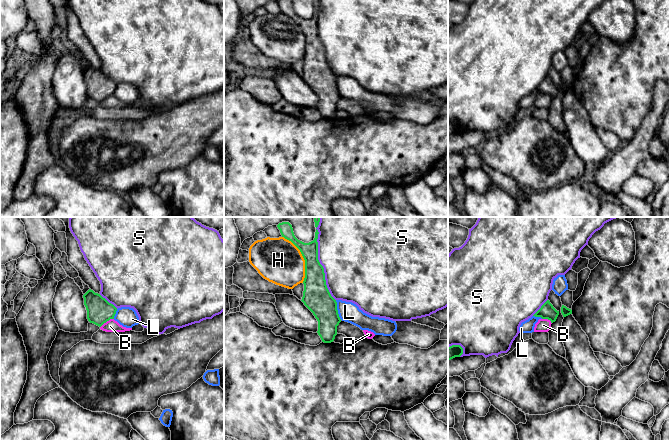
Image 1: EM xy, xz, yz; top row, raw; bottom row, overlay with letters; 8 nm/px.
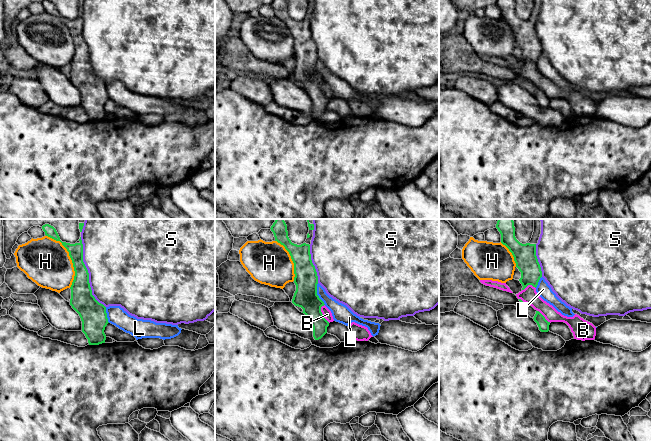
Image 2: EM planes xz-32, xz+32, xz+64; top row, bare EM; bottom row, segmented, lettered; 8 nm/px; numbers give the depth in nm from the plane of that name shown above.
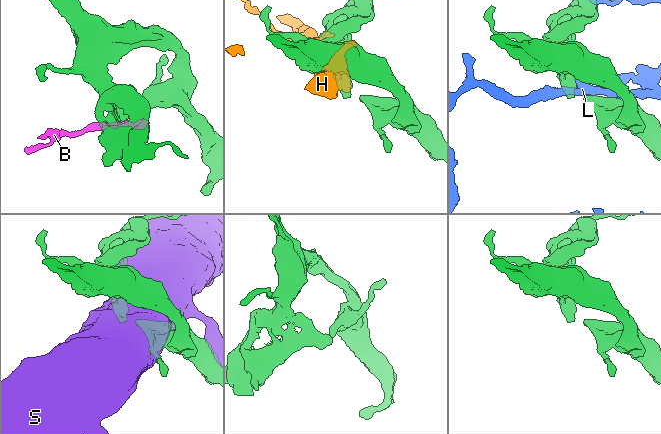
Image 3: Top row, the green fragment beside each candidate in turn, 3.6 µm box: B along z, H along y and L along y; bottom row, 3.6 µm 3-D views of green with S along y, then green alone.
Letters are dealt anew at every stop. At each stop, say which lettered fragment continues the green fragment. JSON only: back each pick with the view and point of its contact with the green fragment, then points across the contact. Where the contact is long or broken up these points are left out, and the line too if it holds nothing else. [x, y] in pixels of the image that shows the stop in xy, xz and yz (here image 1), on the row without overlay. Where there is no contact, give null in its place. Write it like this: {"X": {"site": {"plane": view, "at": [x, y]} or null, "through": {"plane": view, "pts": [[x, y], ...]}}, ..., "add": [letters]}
{"add": []}

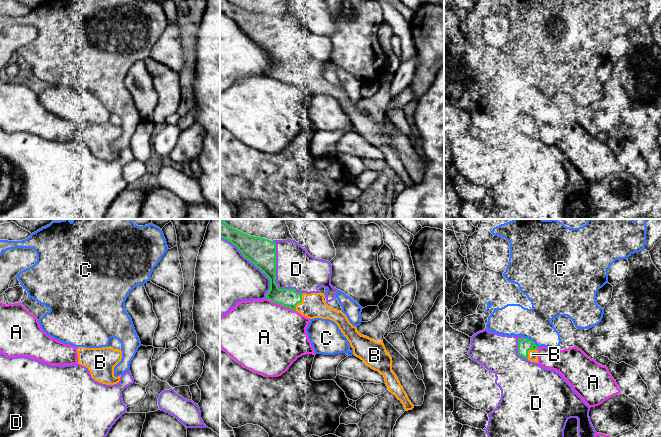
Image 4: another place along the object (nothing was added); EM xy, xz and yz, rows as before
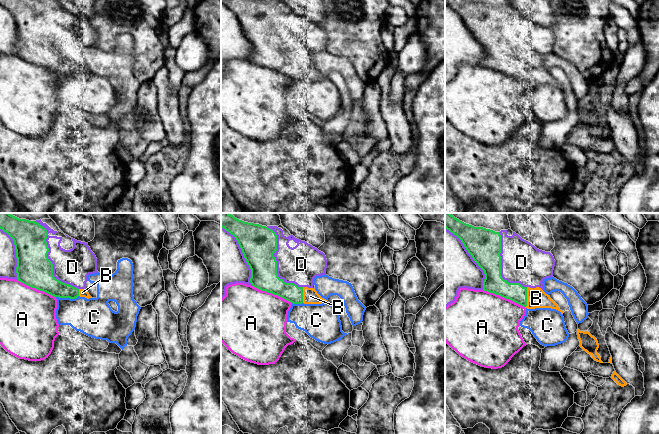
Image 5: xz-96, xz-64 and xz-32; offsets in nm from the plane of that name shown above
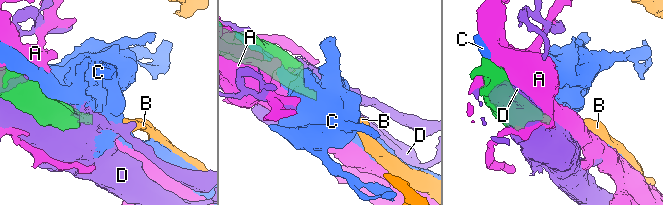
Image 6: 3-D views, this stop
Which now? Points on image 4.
{"B": {"site": {"plane": "xz", "at": [299, 78]}}, "add": ["B"]}

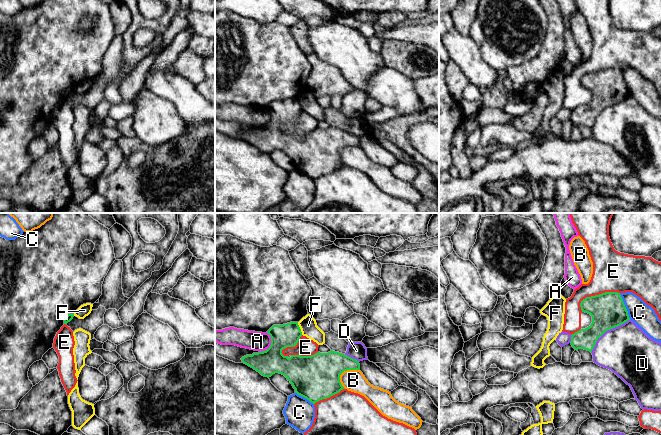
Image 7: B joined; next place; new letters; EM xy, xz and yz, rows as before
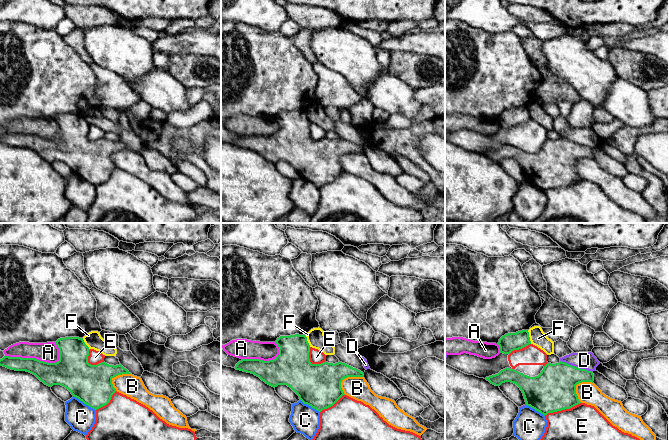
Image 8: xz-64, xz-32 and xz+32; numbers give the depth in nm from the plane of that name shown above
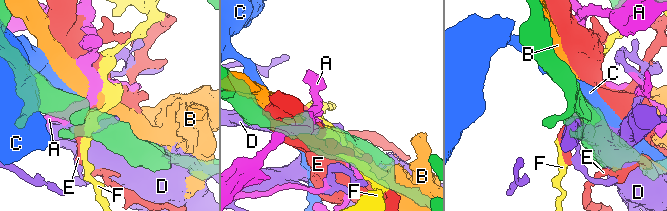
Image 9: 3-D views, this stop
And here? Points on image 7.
{"add": []}

